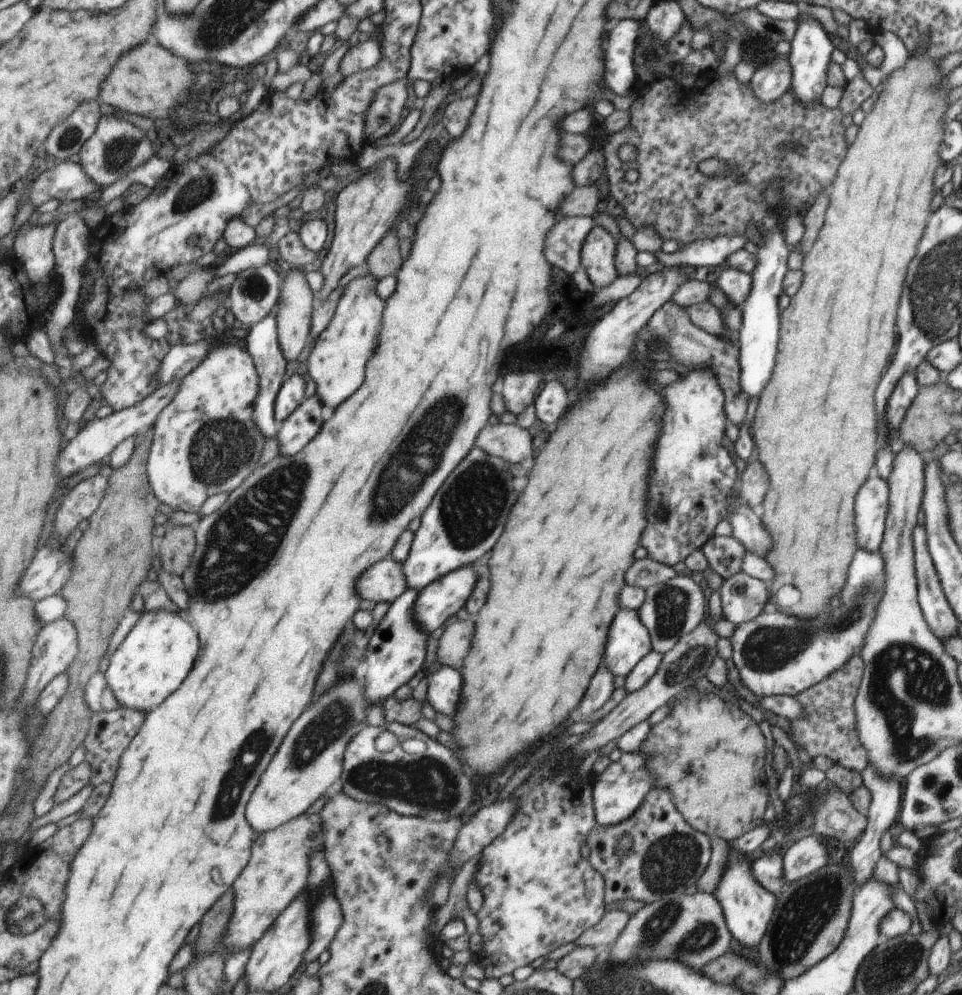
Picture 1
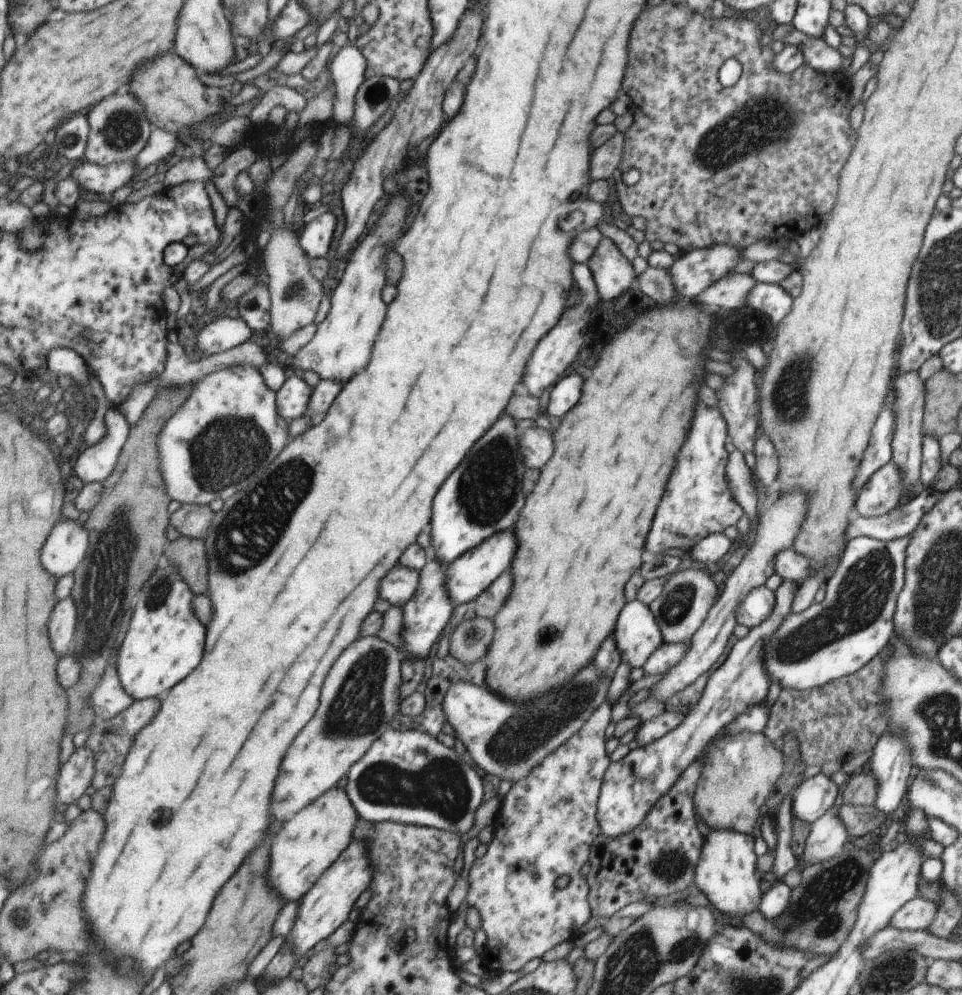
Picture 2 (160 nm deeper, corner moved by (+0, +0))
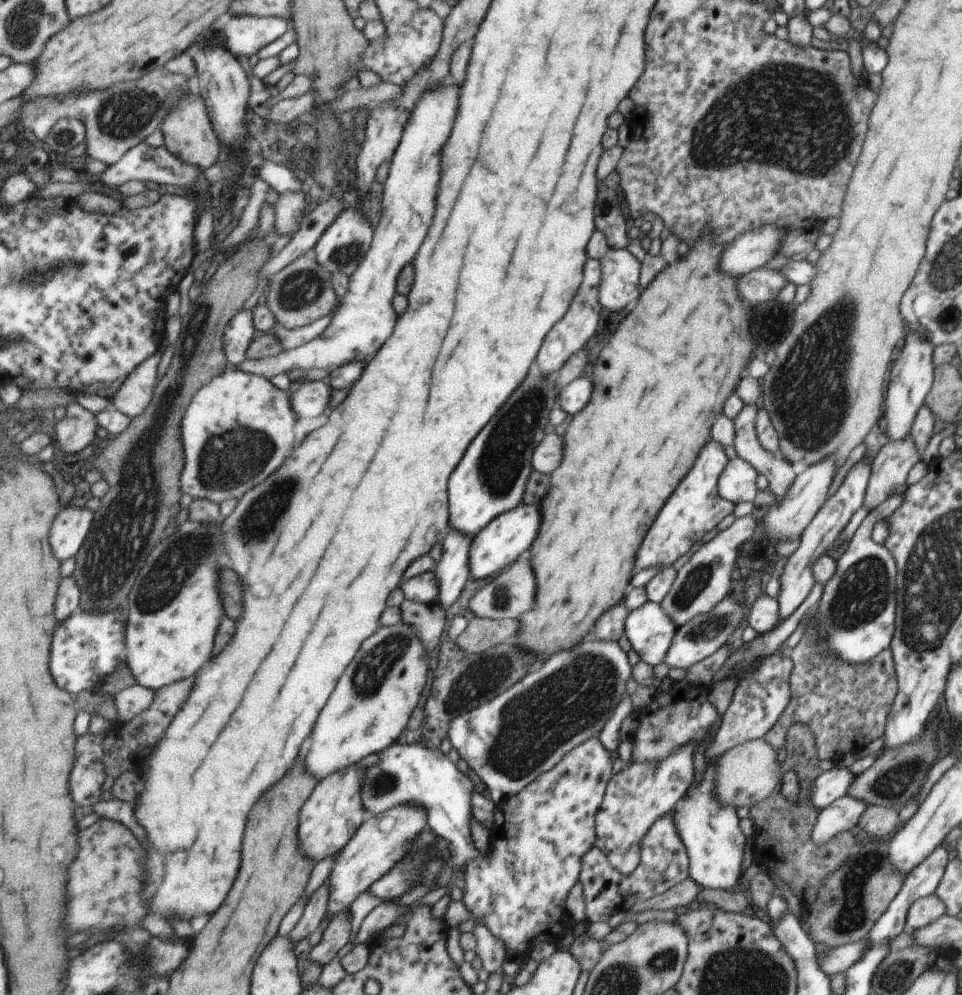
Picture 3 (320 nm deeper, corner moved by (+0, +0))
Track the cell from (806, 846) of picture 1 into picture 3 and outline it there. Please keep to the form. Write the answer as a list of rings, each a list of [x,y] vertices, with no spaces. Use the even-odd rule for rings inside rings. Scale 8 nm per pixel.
[[[846,794],[822,808],[817,817],[816,827],[813,828],[814,843],[823,844],[835,835],[849,831],[858,824],[861,813],[868,806],[863,799]]]

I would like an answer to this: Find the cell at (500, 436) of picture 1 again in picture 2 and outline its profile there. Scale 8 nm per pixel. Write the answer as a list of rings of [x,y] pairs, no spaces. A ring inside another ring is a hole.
[[[541,427],[522,430],[520,453],[527,468],[541,468],[553,454],[551,434]]]

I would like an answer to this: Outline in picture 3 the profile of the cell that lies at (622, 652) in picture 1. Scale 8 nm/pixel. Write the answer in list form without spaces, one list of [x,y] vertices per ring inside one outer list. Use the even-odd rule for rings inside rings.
[[[647,601],[642,607],[627,613],[623,630],[625,638],[629,641],[633,657],[653,667],[663,661],[665,655],[668,654],[668,648],[672,644],[676,626],[659,603]]]

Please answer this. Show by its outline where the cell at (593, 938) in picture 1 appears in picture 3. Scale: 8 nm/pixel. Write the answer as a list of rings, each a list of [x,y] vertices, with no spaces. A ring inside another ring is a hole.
[[[691,878],[681,880],[675,886],[670,888],[669,892],[661,893],[653,898],[637,901],[627,909],[629,914],[637,914],[646,909],[667,910],[675,906],[691,906],[694,904],[696,896],[702,888],[693,882]]]

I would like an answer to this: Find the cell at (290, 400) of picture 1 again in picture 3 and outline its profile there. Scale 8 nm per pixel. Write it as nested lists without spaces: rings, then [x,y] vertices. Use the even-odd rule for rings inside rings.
[[[328,380],[307,381],[297,390],[291,389],[291,402],[297,417],[317,418],[323,416],[329,406],[331,406],[331,396],[333,396],[333,386]]]

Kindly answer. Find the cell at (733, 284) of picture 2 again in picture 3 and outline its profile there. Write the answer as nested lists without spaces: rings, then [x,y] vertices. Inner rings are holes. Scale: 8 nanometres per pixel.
[[[763,267],[741,276],[741,280],[737,282],[737,288],[739,288],[739,296],[747,304],[755,306],[767,300],[775,300],[779,291],[787,283],[789,283],[788,280],[777,269]]]

